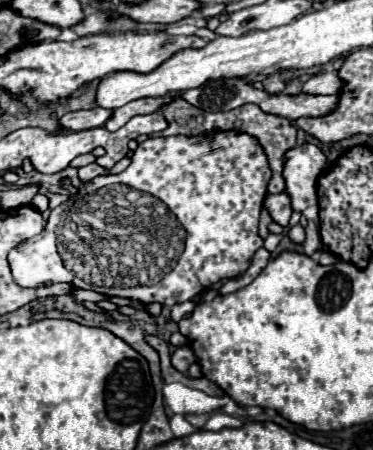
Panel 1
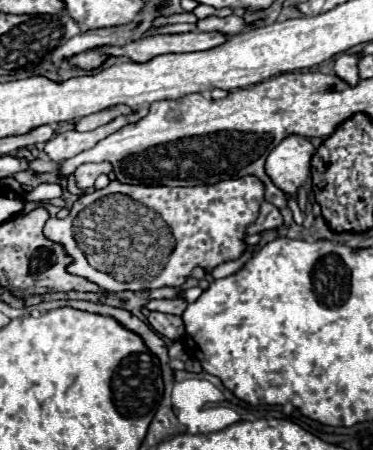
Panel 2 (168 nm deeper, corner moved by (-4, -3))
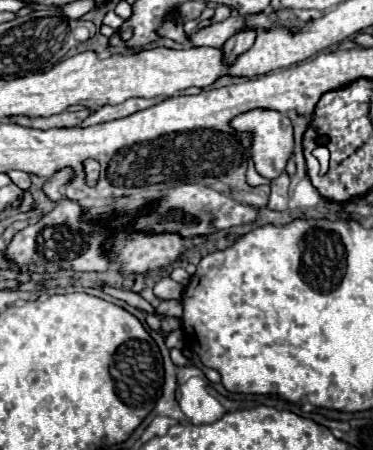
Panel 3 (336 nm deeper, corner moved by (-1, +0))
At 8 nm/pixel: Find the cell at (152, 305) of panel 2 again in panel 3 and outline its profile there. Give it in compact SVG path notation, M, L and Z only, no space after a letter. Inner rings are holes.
M163 277L161 281L155 283L153 293L155 293L155 297L159 297L159 299L181 299L183 285L179 285L177 281L173 281L171 277Z

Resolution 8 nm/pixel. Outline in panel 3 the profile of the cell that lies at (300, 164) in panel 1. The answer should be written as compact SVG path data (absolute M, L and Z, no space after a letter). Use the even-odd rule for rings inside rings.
M259 107L255 111L245 111L243 115L231 119L231 129L251 135L251 155L259 175L263 175L265 179L275 179L285 169L287 159L293 153L293 125L287 113Z

